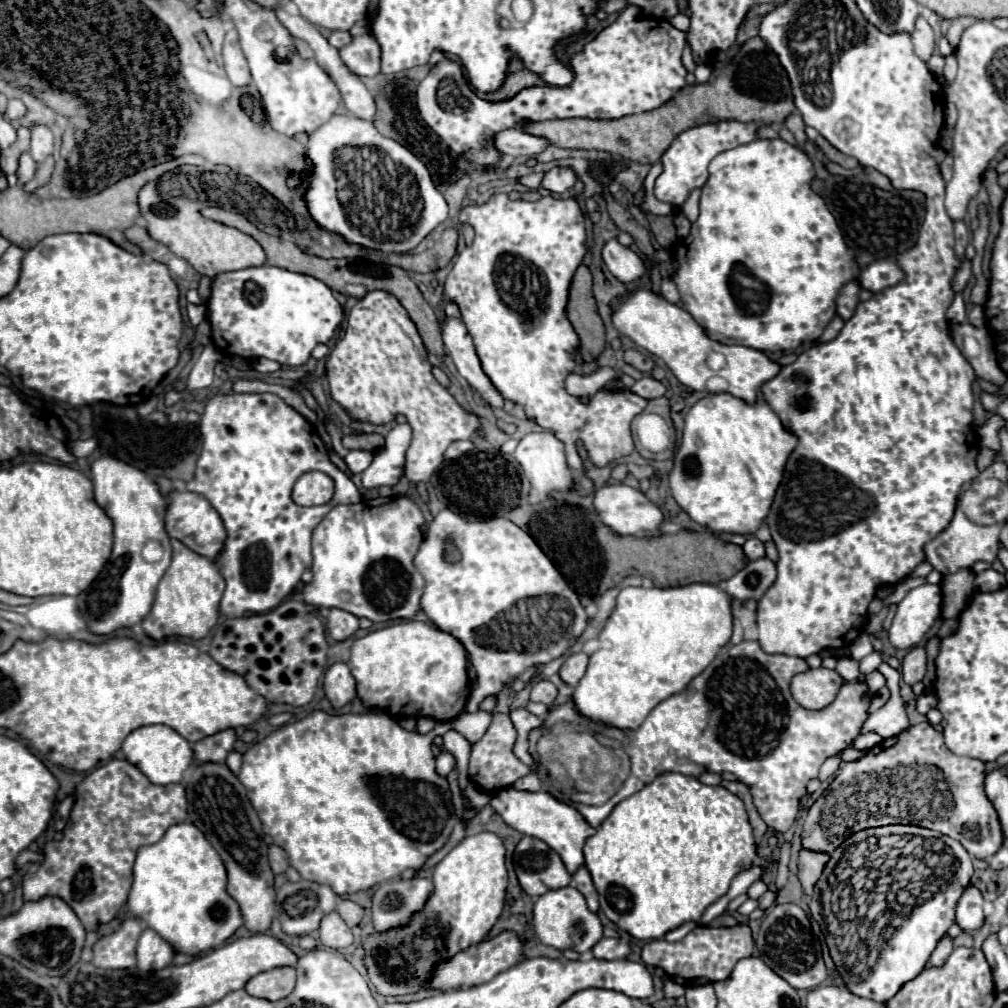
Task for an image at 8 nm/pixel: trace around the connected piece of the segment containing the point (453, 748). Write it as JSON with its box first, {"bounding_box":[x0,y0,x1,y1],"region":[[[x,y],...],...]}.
{"bounding_box":[443,730,469,792],"region":[[[449,730],[443,736],[443,748],[447,752],[451,752],[457,760],[457,770],[459,770],[459,788],[461,792],[467,788],[469,784],[469,776],[467,776],[467,762],[469,762],[469,742],[455,730]]]}

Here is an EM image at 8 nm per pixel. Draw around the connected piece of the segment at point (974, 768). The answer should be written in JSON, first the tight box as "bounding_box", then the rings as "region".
{"bounding_box":[803,722,1003,860],"region":[[[921,722],[917,726],[909,726],[905,732],[895,736],[893,740],[883,740],[881,744],[869,748],[865,756],[855,762],[847,762],[843,770],[835,776],[829,788],[815,800],[809,808],[805,826],[803,826],[803,848],[817,852],[833,852],[849,834],[877,828],[887,824],[913,824],[929,830],[937,830],[949,838],[955,838],[963,844],[963,848],[979,860],[987,860],[1003,846],[1003,830],[997,816],[997,810],[989,802],[983,790],[985,764],[975,758],[955,756],[943,742],[943,734],[933,728],[929,722]]]}

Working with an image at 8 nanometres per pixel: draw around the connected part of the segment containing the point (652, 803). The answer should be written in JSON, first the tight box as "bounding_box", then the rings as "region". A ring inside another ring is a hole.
{"bounding_box":[585,772,757,940],"region":[[[677,772],[659,774],[643,790],[619,802],[609,818],[585,842],[585,866],[591,872],[605,916],[639,940],[663,938],[687,920],[697,922],[703,910],[727,894],[733,878],[757,864],[757,842],[741,798],[723,786],[705,786]]]}

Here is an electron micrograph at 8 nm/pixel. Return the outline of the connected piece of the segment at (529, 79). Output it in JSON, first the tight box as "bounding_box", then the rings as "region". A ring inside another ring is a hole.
{"bounding_box":[477,60,541,102],"region":[[[513,60],[511,66],[511,76],[507,78],[507,86],[503,86],[501,90],[497,90],[497,94],[477,94],[483,100],[487,102],[505,102],[505,100],[511,100],[515,94],[519,94],[521,90],[525,88],[531,88],[531,86],[539,86],[541,80],[535,76],[535,74],[529,74],[527,70],[523,70],[521,62]]]}

